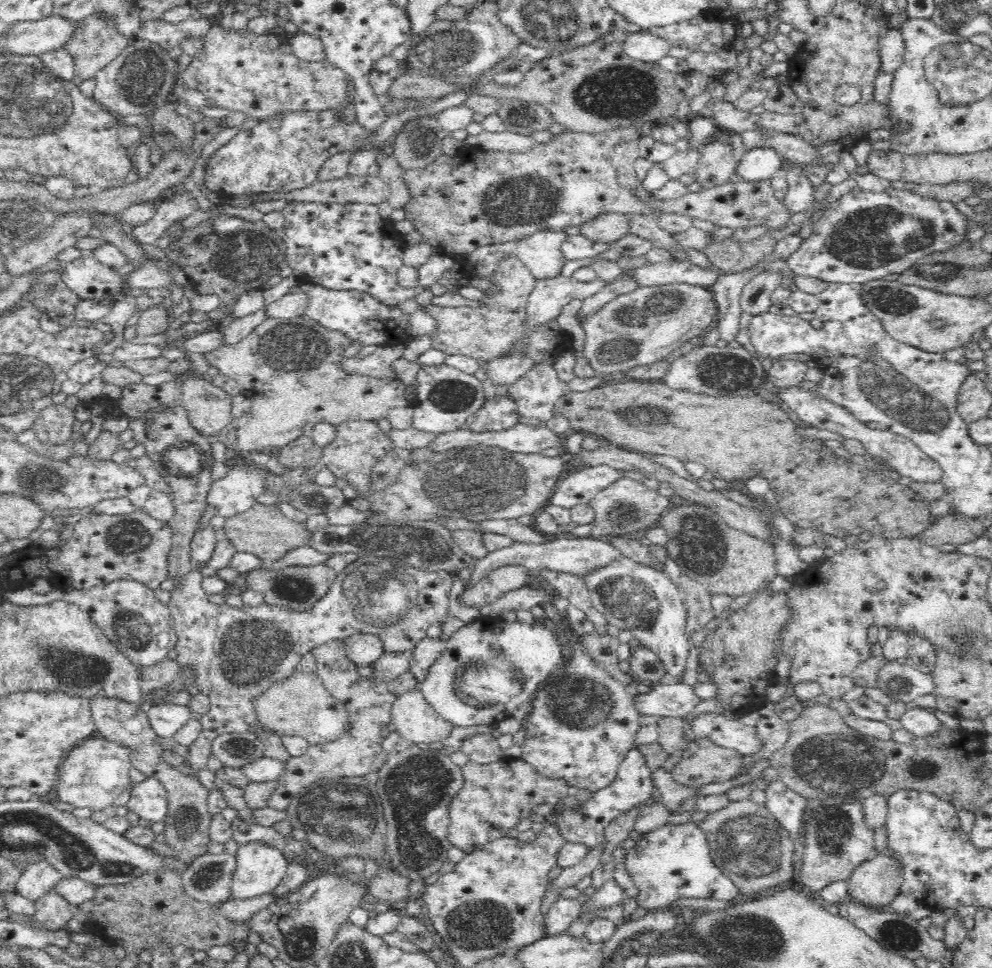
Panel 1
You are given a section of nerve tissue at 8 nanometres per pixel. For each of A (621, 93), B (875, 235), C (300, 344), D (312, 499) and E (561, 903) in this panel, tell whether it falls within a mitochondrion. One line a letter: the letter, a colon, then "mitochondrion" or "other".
A: mitochondrion
B: mitochondrion
C: mitochondrion
D: other
E: other

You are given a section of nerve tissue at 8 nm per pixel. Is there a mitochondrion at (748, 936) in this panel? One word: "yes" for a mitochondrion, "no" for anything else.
yes

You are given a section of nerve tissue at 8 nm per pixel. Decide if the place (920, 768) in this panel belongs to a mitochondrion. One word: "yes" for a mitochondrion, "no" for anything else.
yes

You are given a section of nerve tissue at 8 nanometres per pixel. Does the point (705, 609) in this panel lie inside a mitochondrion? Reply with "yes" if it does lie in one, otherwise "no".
no

